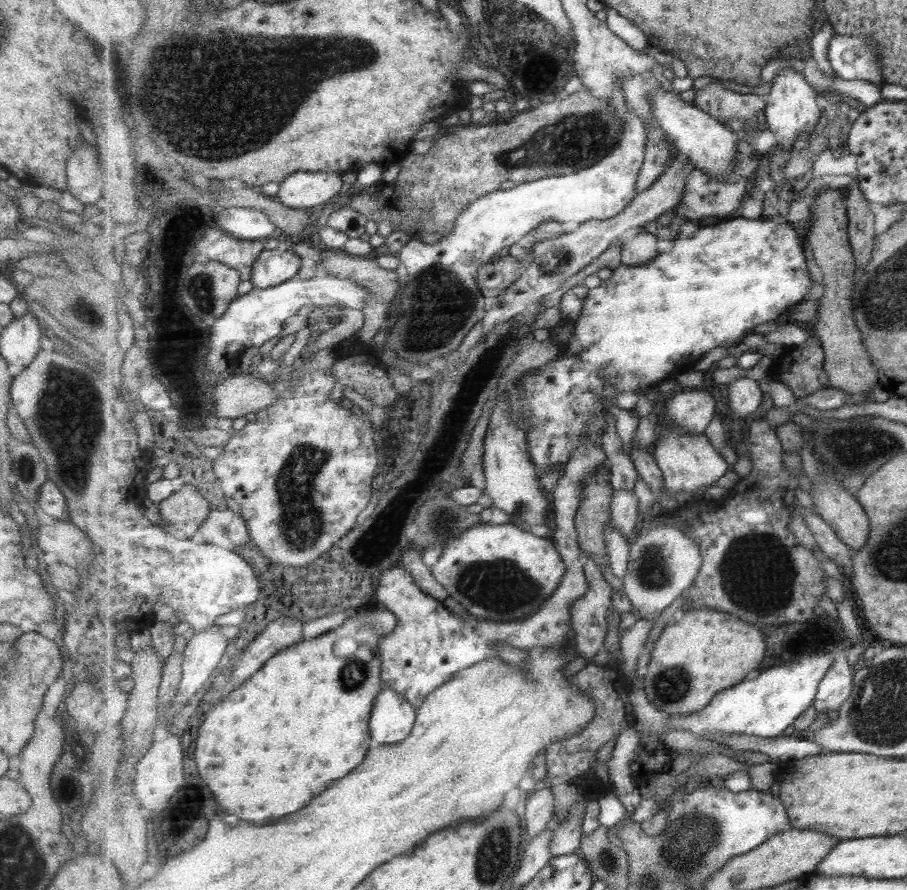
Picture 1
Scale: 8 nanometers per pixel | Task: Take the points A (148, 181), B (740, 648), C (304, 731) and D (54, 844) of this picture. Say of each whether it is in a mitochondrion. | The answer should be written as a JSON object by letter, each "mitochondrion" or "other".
{"A":"mitochondrion","B":"other","C":"other","D":"other"}

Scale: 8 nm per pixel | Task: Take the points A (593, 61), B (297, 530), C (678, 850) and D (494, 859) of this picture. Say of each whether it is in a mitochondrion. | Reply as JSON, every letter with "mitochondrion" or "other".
{"A":"other","B":"mitochondrion","C":"mitochondrion","D":"mitochondrion"}

